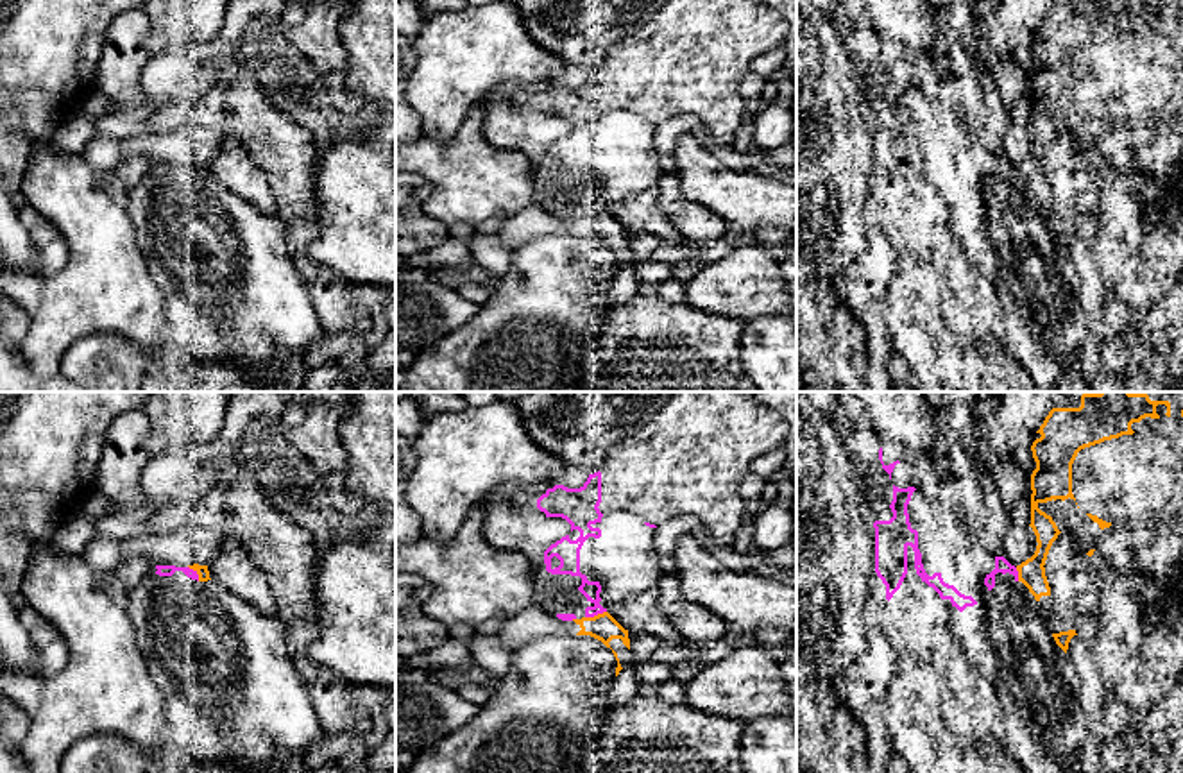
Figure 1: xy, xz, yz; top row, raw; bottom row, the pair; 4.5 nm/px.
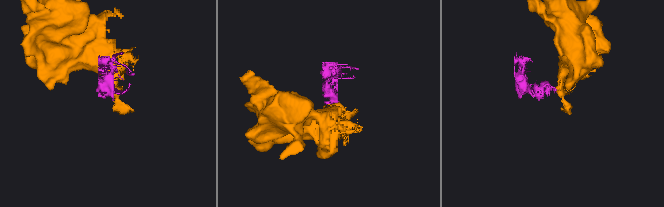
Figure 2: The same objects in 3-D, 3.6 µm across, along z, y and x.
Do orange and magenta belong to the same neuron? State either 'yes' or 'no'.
no

